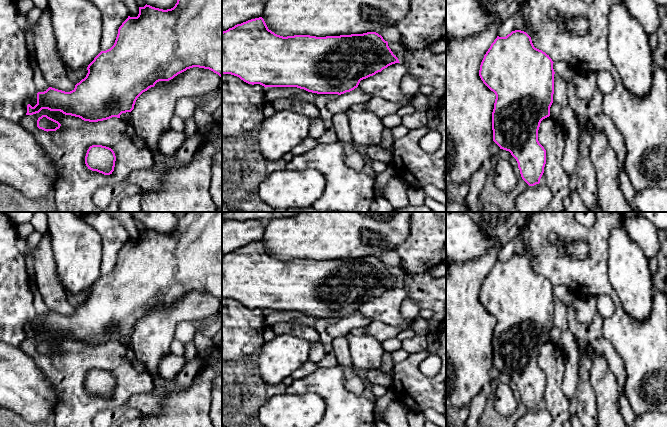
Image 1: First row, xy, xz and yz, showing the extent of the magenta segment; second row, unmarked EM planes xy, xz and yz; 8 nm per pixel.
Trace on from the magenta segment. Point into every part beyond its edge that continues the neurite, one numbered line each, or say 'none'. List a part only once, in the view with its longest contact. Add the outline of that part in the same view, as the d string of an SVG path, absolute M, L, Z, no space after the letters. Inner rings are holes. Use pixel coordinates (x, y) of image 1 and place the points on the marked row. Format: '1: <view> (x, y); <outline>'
none

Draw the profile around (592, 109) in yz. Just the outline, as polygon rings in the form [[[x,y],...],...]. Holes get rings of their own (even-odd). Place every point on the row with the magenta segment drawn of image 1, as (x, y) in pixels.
[[[569,85],[567,98],[571,109],[576,116],[584,117],[591,120],[598,130],[604,131],[607,135],[609,145],[615,151],[619,161],[619,174],[625,164],[626,147],[624,140],[618,129],[611,119],[602,111],[602,93],[596,89],[590,100],[585,101],[578,99],[576,96],[575,86]]]

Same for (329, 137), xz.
[[[318,94],[315,106],[320,112],[320,117],[324,122],[326,131],[325,133],[317,138],[318,144],[333,144],[338,141],[335,130],[332,125],[332,114],[326,109],[326,104],[330,100],[338,98],[338,94]]]

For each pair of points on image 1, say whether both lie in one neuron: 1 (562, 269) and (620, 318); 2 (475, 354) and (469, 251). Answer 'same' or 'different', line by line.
1: same
2: different

